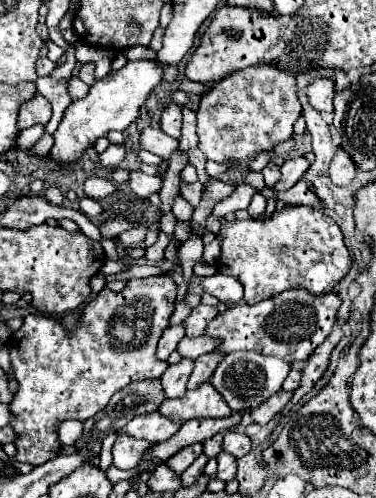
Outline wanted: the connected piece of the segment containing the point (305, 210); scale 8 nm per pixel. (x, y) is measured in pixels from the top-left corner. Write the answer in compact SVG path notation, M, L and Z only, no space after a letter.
M285 206L267 222L251 218L229 222L227 218L221 218L221 232L217 236L221 238L221 258L217 262L219 272L237 278L243 284L247 304L263 302L293 288L305 288L311 294L327 294L347 276L353 262L335 220L311 206Z

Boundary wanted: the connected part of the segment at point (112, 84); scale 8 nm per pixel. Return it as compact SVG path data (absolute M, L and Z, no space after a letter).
M155 58L127 62L121 70L109 72L103 80L97 80L89 94L81 100L75 100L55 130L55 146L51 148L51 156L61 164L73 164L79 154L91 146L97 138L107 136L109 130L125 130L131 122L137 120L139 108L145 104L149 94L163 82L163 64Z

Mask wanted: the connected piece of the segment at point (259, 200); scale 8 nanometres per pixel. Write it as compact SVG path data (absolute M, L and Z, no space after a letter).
M255 194L249 208L247 208L247 212L249 212L251 218L259 218L265 212L265 198L261 194Z

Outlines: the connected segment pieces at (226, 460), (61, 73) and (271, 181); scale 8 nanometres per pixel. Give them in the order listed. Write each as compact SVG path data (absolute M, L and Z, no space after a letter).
M221 452L217 456L217 462L219 462L219 470L217 470L217 478L229 482L235 478L237 474L237 458L231 456L229 452Z
M69 46L69 48L67 48L67 62L65 62L61 68L55 68L49 76L51 76L55 82L67 82L67 80L71 78L71 70L73 70L75 64L77 64L77 60L75 60L75 56L73 56L73 46Z
M269 162L269 166L265 166L265 170L261 174L265 176L265 184L269 188L273 188L279 182L279 166L273 164L273 162Z

